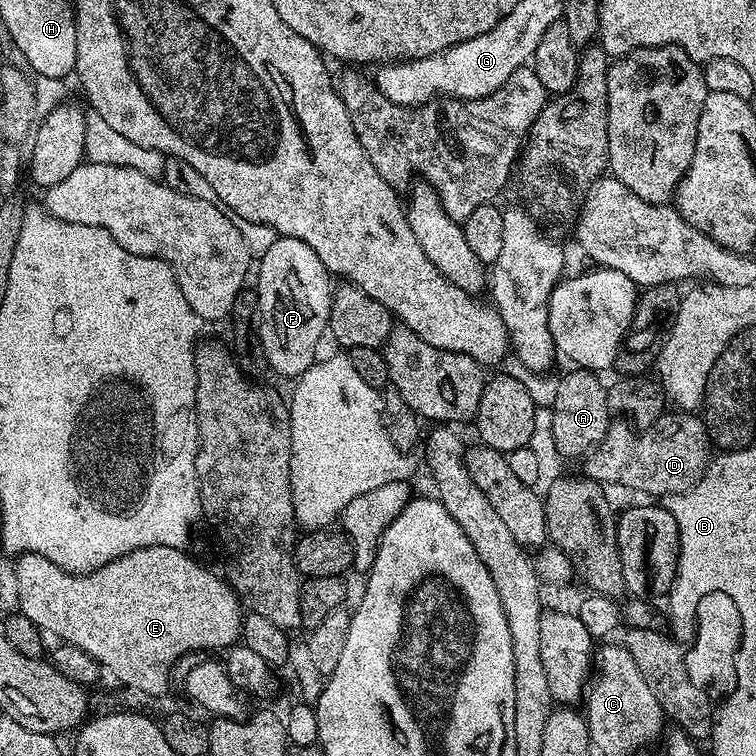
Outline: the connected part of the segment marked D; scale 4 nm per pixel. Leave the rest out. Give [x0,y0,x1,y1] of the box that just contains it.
[582,410,710,498]

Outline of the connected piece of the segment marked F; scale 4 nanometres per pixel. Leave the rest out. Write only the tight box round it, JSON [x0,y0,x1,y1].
[254,236,334,380]

